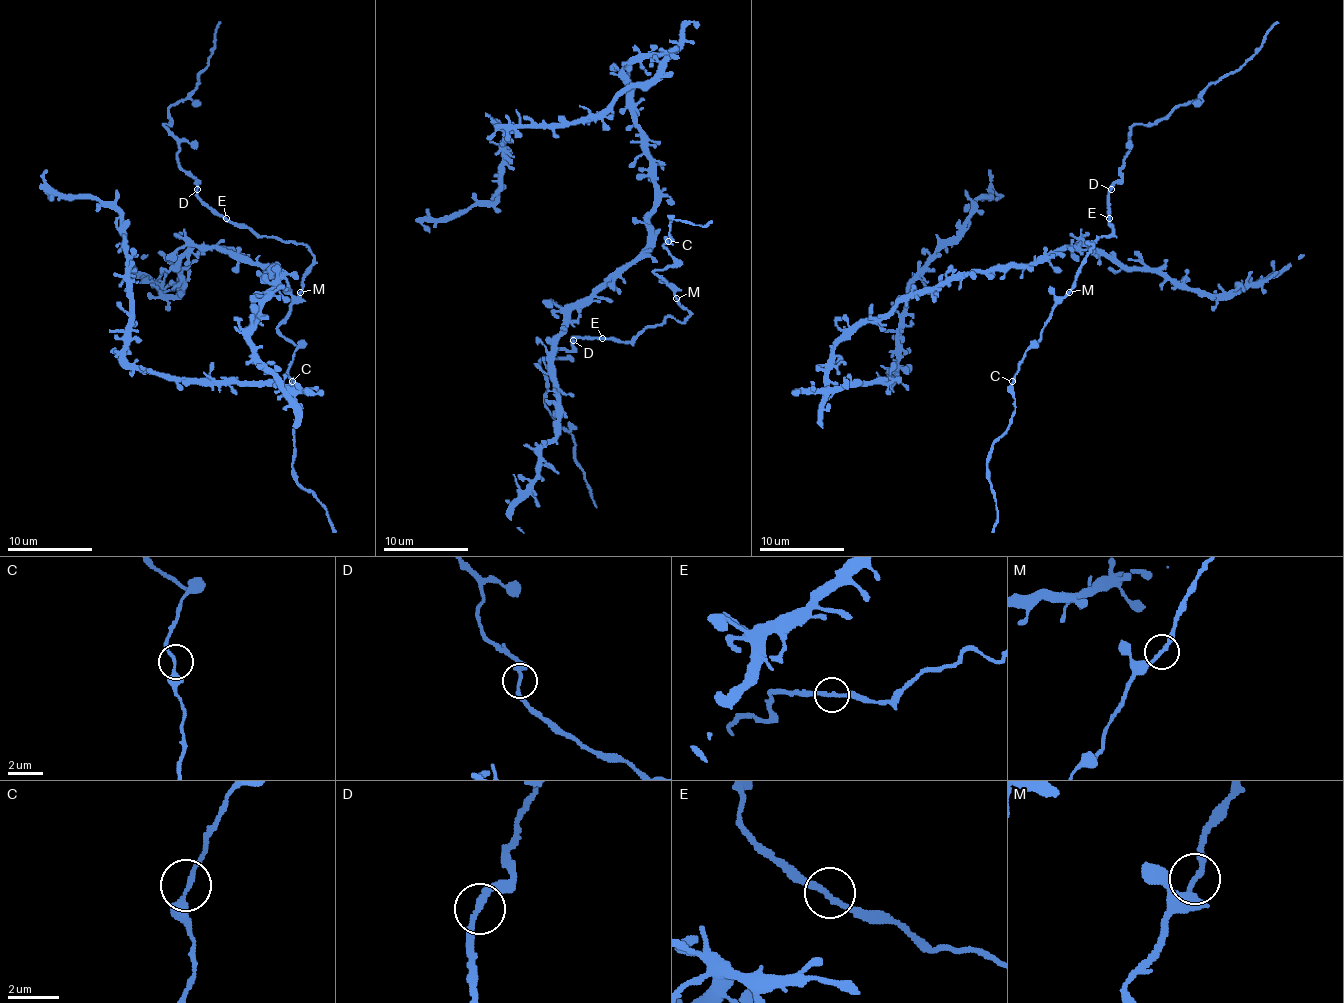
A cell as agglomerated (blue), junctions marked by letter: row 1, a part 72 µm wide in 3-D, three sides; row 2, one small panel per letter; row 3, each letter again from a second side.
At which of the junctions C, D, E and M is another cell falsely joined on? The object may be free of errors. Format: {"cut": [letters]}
{"cut": []}

